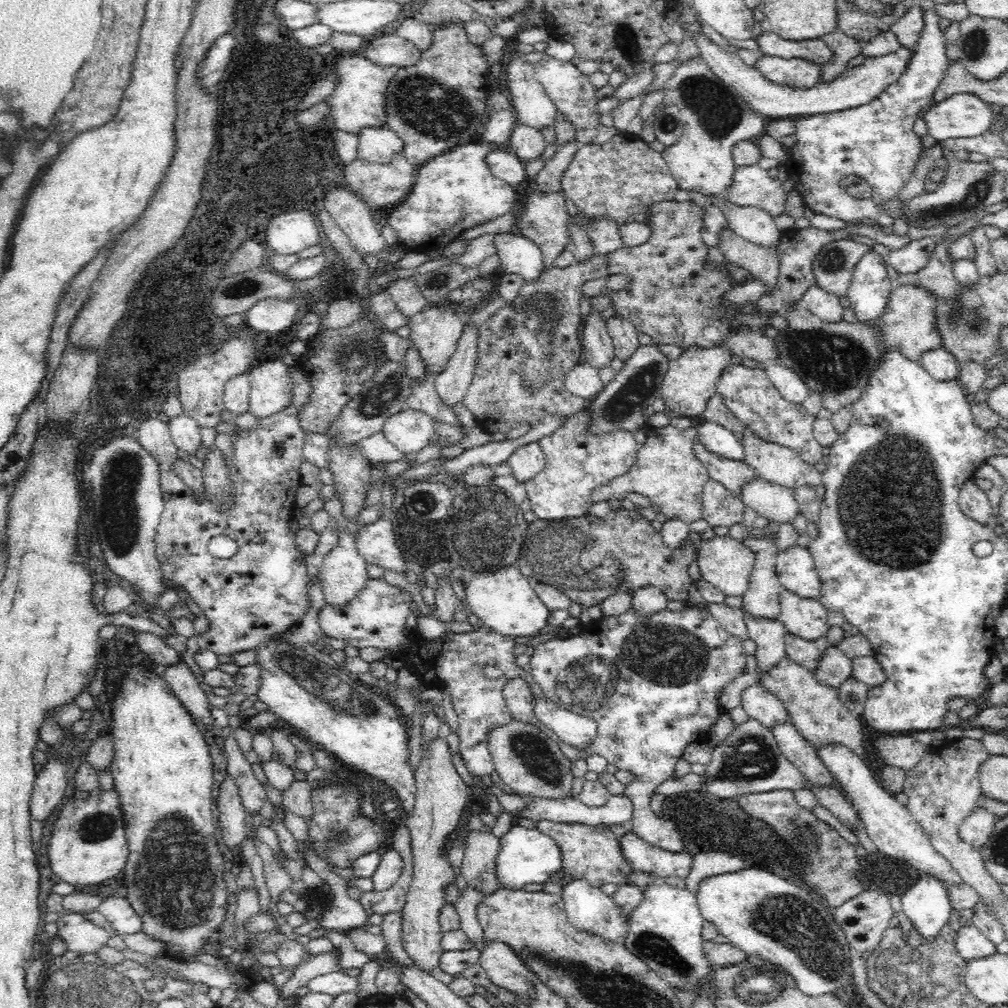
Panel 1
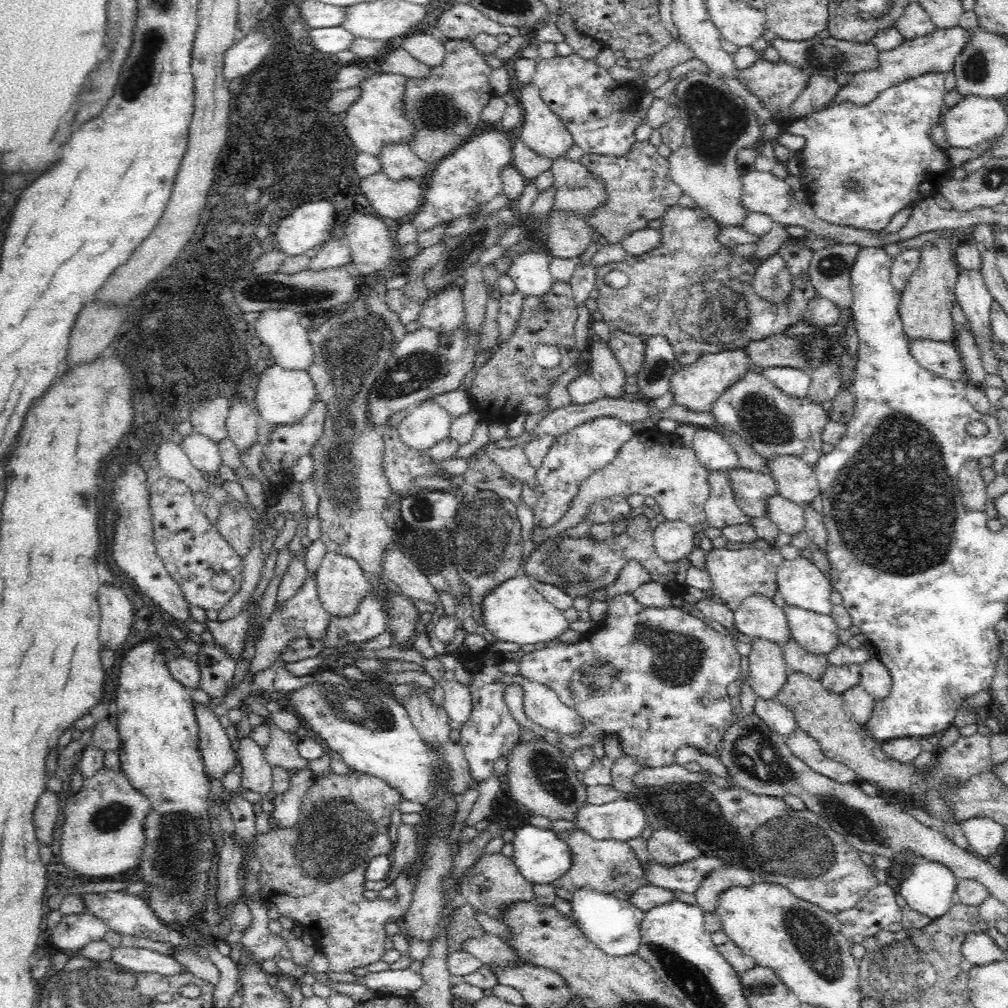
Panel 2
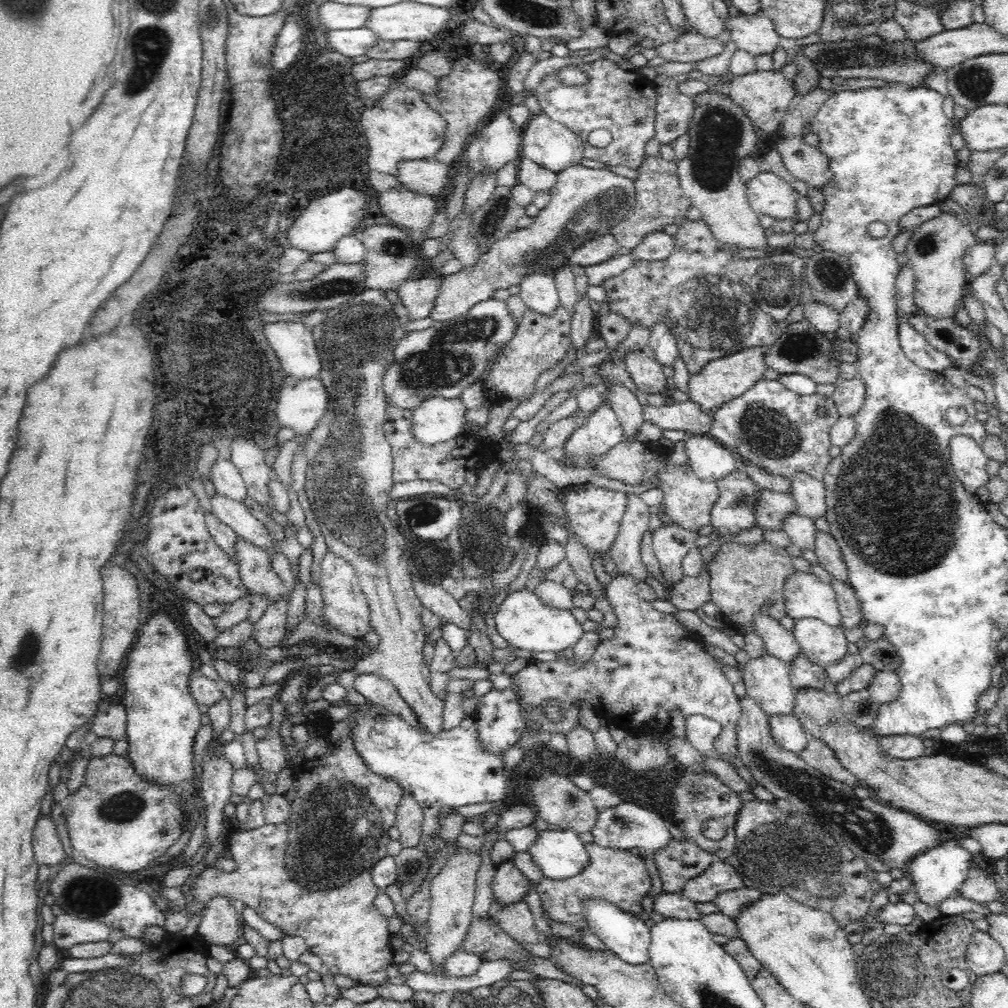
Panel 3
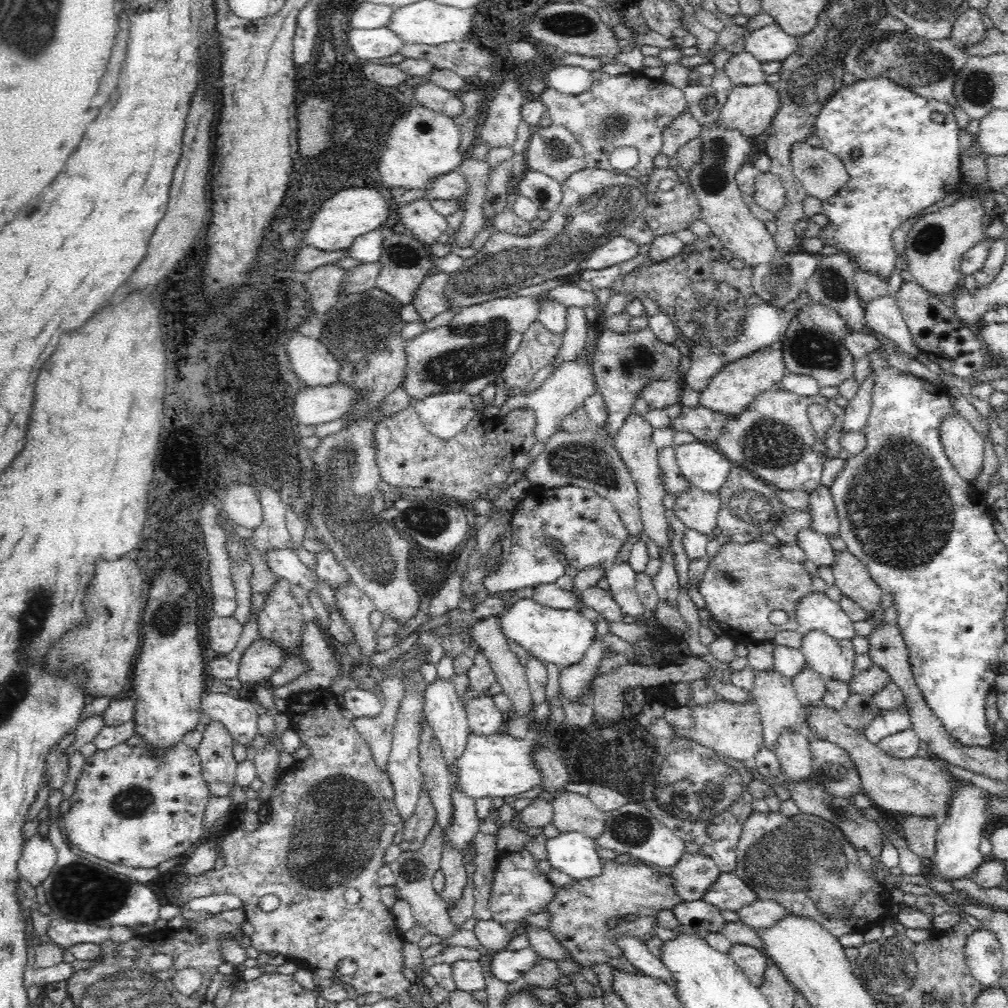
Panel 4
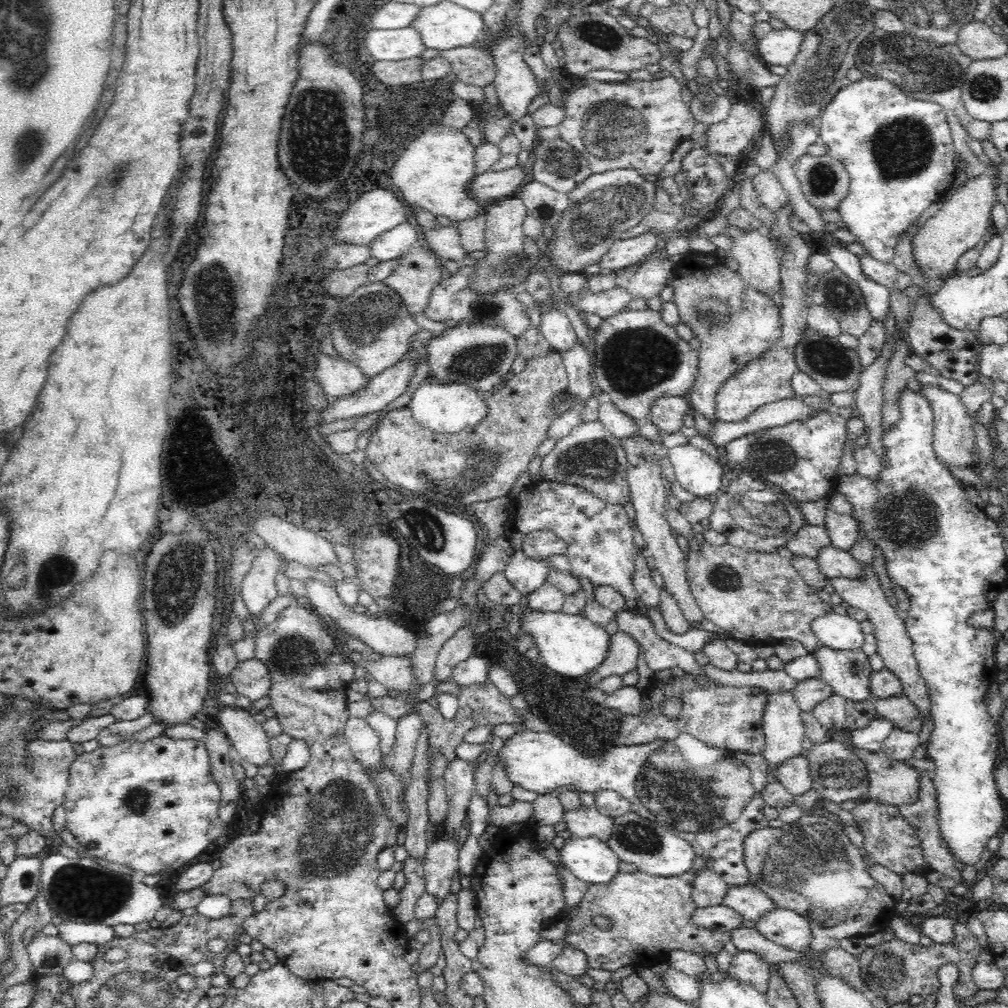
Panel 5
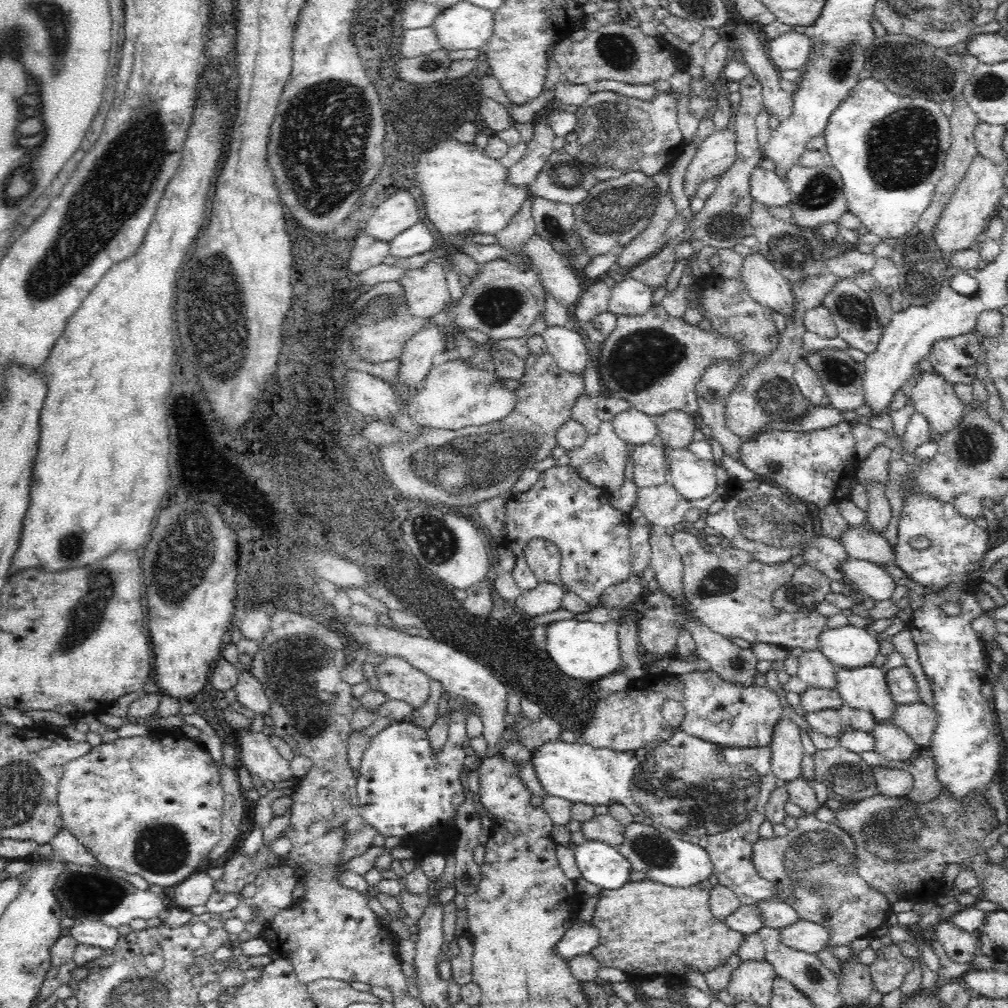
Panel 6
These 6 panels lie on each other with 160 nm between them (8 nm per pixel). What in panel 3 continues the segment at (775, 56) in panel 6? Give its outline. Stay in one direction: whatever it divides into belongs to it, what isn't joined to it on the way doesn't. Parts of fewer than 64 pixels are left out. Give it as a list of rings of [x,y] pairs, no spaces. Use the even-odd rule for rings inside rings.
[[[764,14],[729,16],[725,22],[731,41],[740,50],[746,50],[755,58],[759,55],[772,55],[778,46],[779,34],[775,24]]]

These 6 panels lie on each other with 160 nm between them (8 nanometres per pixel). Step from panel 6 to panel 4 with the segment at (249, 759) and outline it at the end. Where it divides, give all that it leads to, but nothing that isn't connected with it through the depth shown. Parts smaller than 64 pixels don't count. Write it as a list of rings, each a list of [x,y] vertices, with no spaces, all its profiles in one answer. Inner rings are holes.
[[[214,689],[202,696],[201,709],[212,721],[222,722],[235,742],[245,747],[252,746],[252,740],[258,730],[259,714],[250,700],[236,699]]]

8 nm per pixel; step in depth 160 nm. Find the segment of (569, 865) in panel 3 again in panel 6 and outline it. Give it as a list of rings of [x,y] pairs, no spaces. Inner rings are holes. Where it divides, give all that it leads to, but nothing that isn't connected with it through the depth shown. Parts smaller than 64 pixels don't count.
[[[587,840],[573,850],[575,862],[586,881],[606,892],[616,891],[630,882],[631,866],[617,847]]]

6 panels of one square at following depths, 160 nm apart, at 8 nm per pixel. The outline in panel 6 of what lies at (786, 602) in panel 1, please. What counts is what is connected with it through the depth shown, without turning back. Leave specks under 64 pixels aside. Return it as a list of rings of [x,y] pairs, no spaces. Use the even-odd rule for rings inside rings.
[[[875,665],[850,670],[839,667],[836,688],[844,703],[874,715],[875,722],[893,724],[896,704],[890,692],[886,671]]]

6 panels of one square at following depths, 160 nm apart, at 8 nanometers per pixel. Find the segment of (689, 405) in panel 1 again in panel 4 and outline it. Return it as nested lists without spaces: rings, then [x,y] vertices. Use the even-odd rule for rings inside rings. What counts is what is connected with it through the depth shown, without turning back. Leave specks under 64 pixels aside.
[[[782,341],[774,343],[767,350],[753,352],[744,359],[727,364],[710,380],[708,388],[699,396],[700,405],[726,416],[738,416],[746,412],[746,408],[752,407],[758,398],[778,388],[778,384],[782,384],[782,377],[789,372],[782,345]]]

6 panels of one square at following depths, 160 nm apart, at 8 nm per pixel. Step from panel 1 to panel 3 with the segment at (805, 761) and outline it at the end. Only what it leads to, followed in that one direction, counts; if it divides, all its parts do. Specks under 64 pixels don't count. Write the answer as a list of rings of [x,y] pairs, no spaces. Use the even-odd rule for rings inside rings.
[[[810,737],[799,757],[816,768],[816,770],[819,770],[823,775],[829,776],[839,783],[844,783],[848,787],[858,786],[858,778],[841,765],[836,752],[821,740]]]

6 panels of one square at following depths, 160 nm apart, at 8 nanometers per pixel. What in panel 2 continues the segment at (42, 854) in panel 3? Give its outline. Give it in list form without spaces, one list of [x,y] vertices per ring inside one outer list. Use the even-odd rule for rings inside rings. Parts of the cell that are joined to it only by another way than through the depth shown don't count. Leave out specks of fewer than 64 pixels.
[[[46,788],[34,811],[35,831],[40,843],[52,842],[52,832],[59,815],[62,815],[62,805],[58,802],[58,794]]]

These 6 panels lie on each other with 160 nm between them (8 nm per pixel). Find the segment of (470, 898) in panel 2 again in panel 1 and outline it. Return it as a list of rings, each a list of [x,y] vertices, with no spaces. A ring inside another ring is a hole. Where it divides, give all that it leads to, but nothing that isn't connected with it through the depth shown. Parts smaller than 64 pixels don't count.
[[[468,830],[465,841],[465,853],[460,871],[468,886],[473,886],[485,897],[500,890],[502,883],[496,877],[496,857],[500,850],[500,839],[492,831]]]

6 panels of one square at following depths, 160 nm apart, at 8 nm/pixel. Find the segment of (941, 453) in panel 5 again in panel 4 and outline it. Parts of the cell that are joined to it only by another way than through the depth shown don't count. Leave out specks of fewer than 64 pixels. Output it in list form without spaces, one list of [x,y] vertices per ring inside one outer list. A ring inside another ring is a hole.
[[[959,412],[943,418],[939,426],[943,451],[965,483],[972,483],[983,470],[985,440]]]

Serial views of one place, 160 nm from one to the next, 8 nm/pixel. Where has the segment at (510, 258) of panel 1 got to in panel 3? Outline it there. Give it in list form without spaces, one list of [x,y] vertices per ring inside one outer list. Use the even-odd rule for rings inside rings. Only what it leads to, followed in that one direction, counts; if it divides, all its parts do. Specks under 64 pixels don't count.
[[[530,274],[519,285],[519,295],[529,309],[551,315],[561,304],[553,276]]]

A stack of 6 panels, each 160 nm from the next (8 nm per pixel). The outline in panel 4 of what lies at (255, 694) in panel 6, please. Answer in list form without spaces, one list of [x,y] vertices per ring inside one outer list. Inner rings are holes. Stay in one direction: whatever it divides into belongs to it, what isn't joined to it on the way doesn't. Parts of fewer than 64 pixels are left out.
[[[262,638],[253,640],[243,652],[239,662],[238,680],[243,690],[252,693],[258,684],[263,684],[281,665],[281,650],[273,642]]]

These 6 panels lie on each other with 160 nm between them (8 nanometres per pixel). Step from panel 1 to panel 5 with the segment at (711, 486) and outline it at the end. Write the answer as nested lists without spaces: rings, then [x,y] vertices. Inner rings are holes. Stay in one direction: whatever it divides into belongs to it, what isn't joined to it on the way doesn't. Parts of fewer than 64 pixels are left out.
[[[727,467],[723,484],[716,491],[714,510],[708,516],[712,529],[722,533],[728,544],[744,552],[774,554],[788,548],[789,543],[807,524],[805,513],[780,487],[754,478],[739,467]]]

